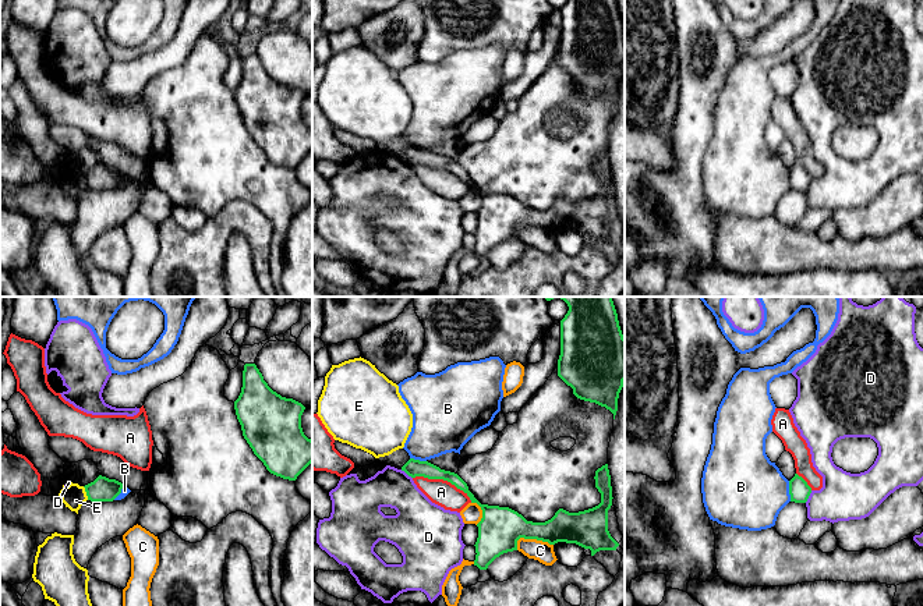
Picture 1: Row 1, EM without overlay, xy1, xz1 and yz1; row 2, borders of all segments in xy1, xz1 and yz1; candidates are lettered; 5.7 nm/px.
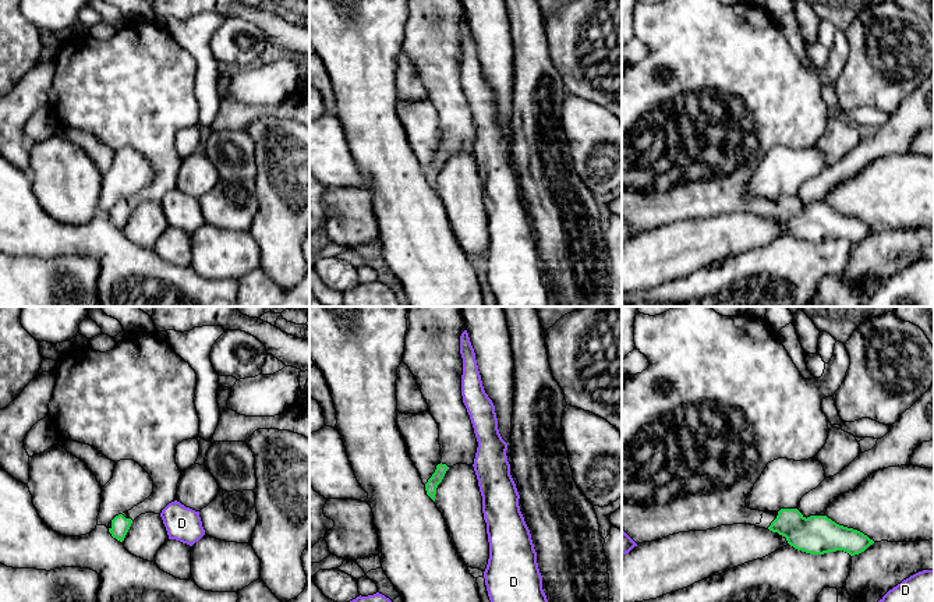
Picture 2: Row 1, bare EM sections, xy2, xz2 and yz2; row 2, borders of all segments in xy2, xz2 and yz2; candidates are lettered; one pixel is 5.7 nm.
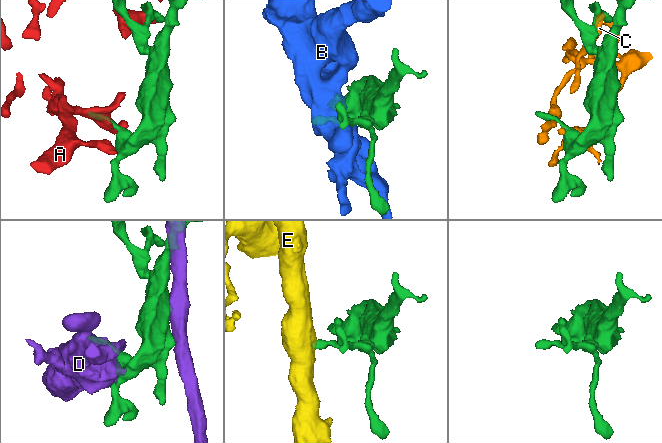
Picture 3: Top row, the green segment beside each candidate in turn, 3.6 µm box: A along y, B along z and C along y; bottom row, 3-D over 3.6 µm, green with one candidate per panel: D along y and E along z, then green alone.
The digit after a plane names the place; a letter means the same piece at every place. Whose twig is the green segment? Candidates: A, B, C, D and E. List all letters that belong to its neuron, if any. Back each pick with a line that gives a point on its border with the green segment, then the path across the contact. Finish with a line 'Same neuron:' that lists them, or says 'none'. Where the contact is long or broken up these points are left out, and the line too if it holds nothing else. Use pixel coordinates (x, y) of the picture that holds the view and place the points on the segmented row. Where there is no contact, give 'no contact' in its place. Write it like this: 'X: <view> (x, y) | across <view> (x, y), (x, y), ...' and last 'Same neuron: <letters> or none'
Same neuron: none

